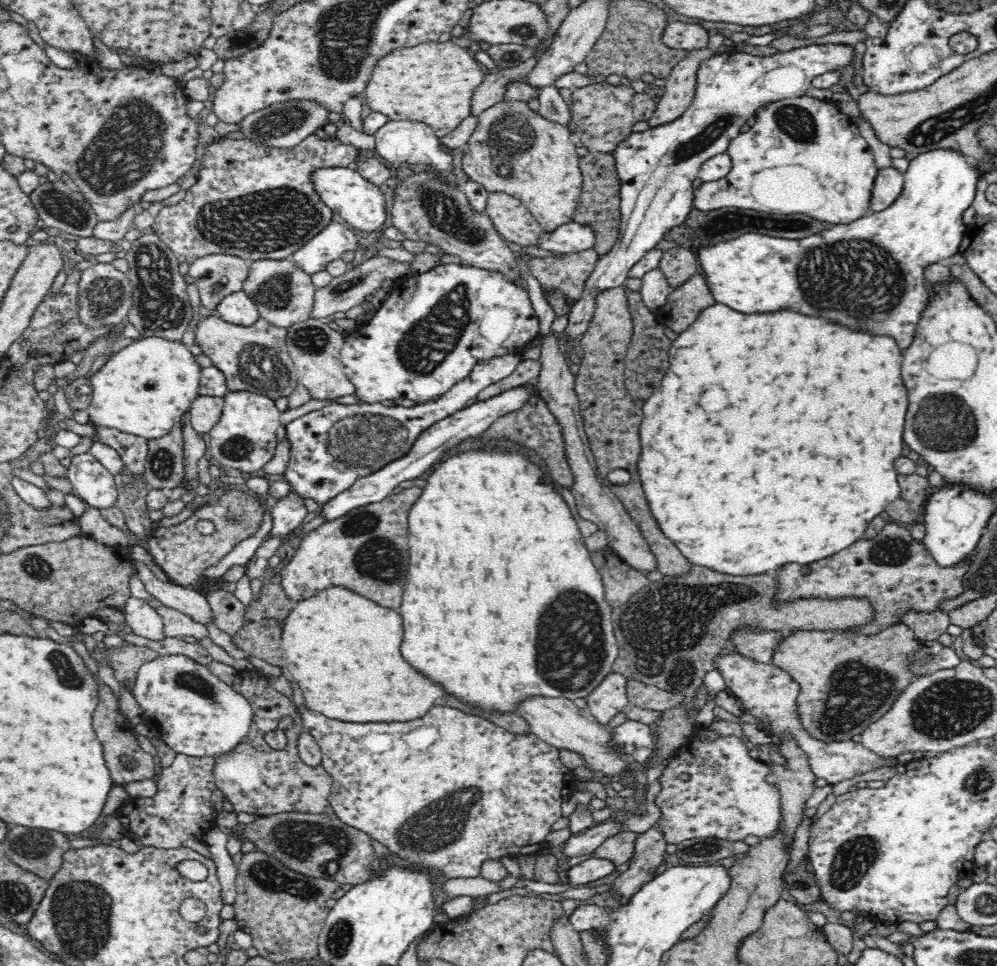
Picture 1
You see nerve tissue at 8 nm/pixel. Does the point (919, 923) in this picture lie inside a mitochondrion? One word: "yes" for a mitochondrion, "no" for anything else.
no

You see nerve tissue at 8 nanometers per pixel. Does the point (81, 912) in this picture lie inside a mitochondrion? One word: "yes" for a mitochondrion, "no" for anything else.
yes

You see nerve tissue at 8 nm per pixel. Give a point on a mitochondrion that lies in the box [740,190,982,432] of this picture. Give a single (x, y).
(856, 278)

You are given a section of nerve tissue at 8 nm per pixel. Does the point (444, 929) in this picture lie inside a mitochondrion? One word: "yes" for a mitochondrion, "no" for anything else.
no

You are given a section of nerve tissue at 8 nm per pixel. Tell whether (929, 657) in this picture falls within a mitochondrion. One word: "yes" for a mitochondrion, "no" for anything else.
yes

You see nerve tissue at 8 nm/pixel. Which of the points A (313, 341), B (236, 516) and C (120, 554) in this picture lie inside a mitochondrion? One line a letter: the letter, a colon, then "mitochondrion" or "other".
A: mitochondrion
B: mitochondrion
C: other

